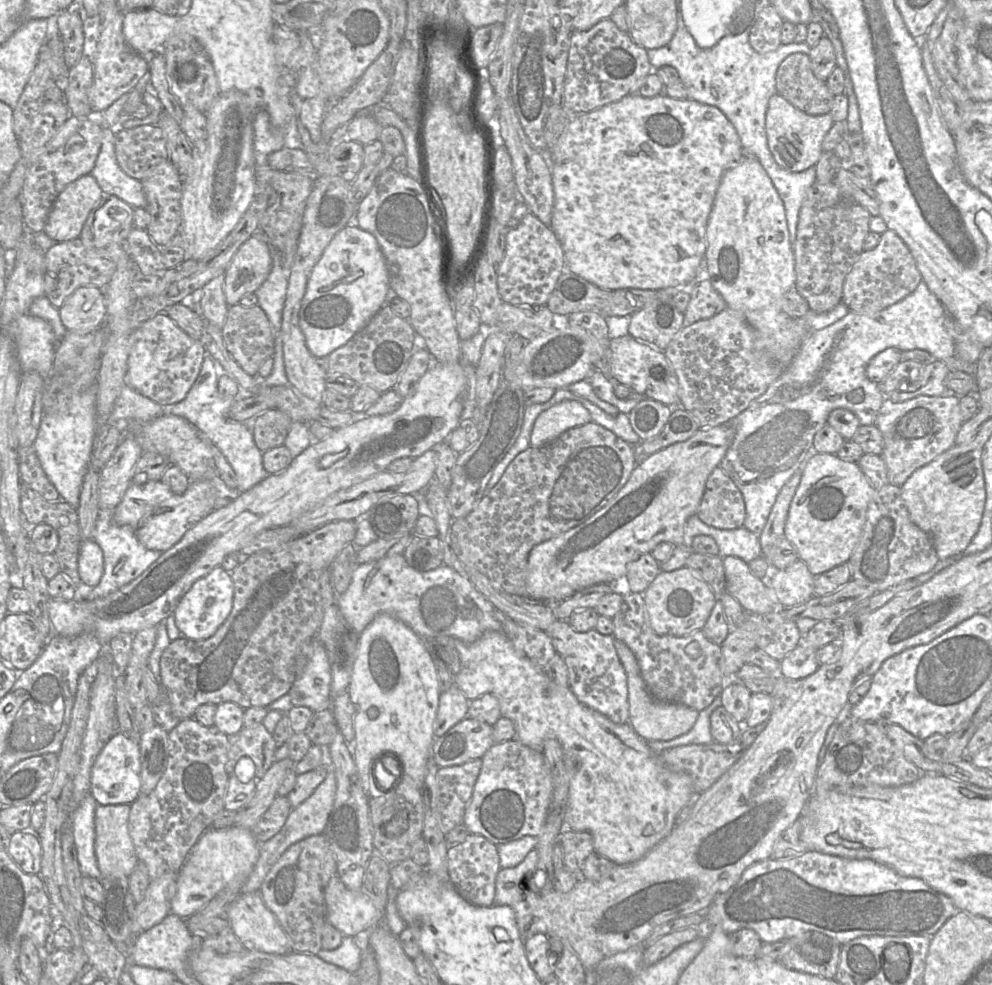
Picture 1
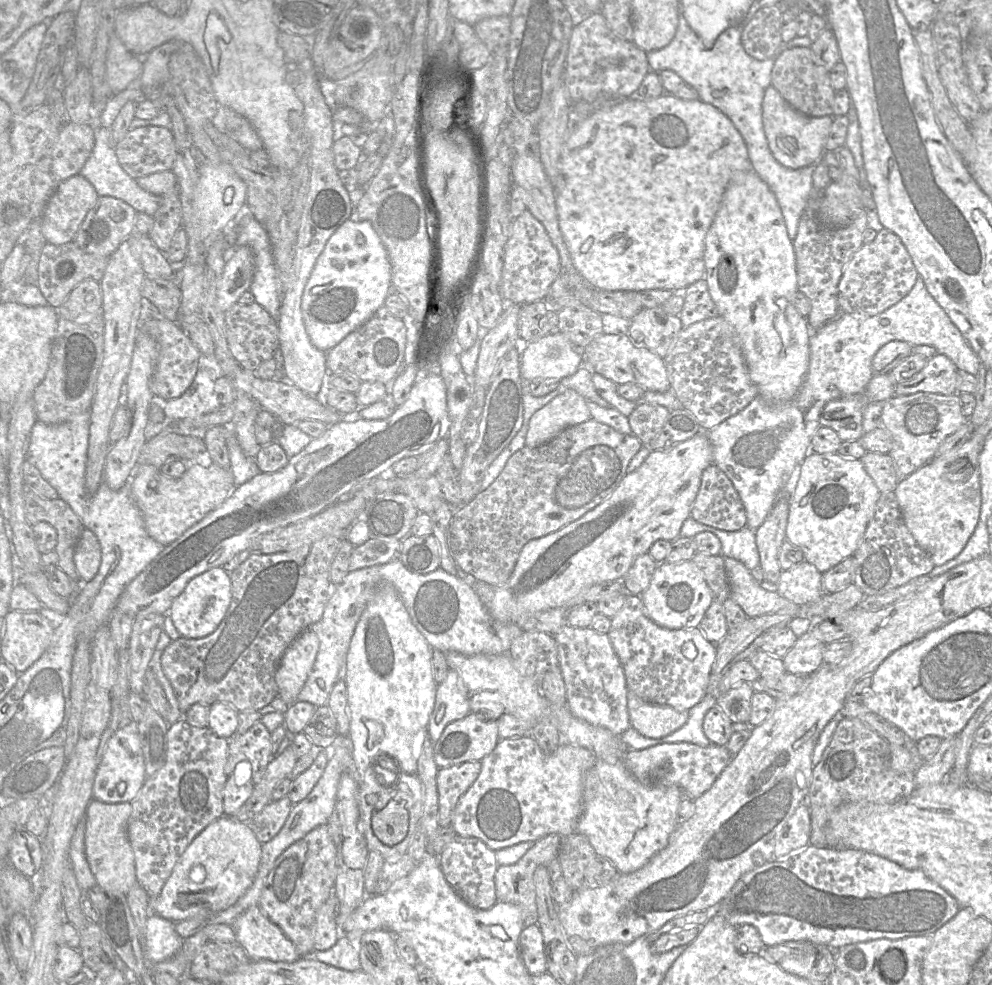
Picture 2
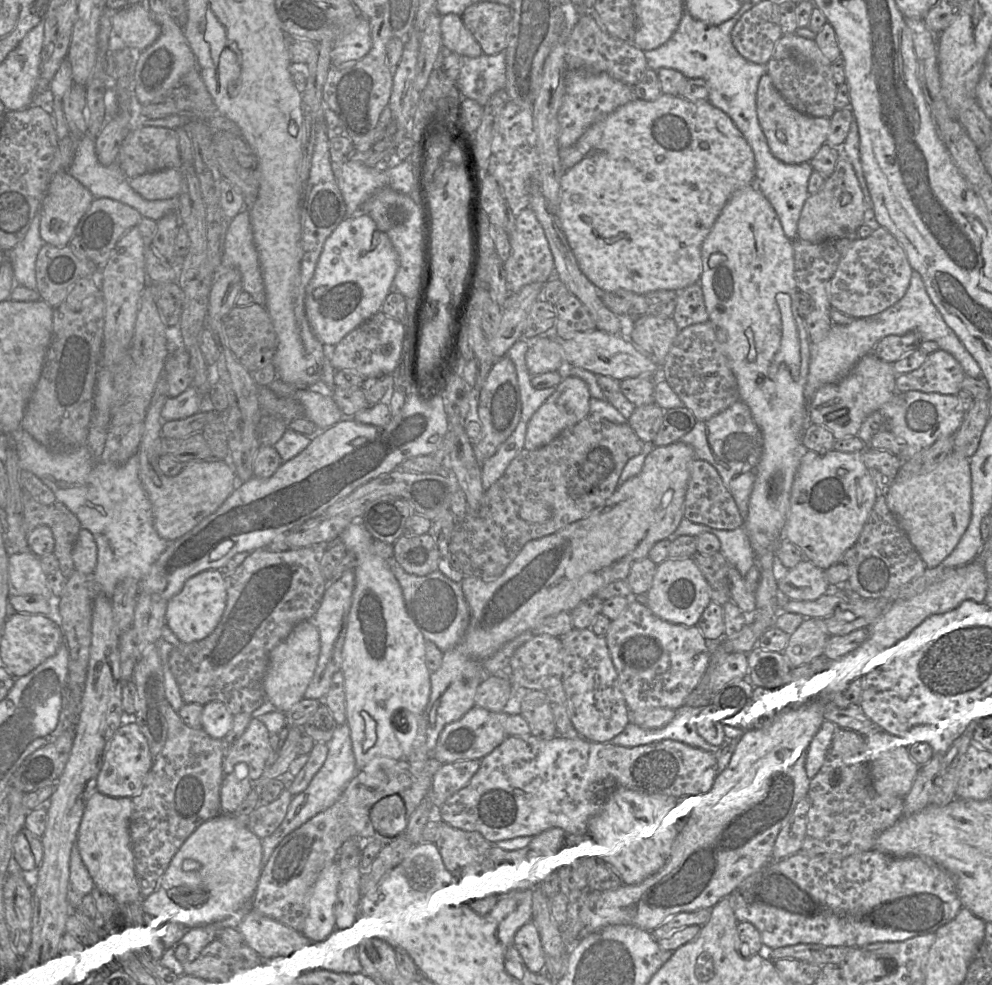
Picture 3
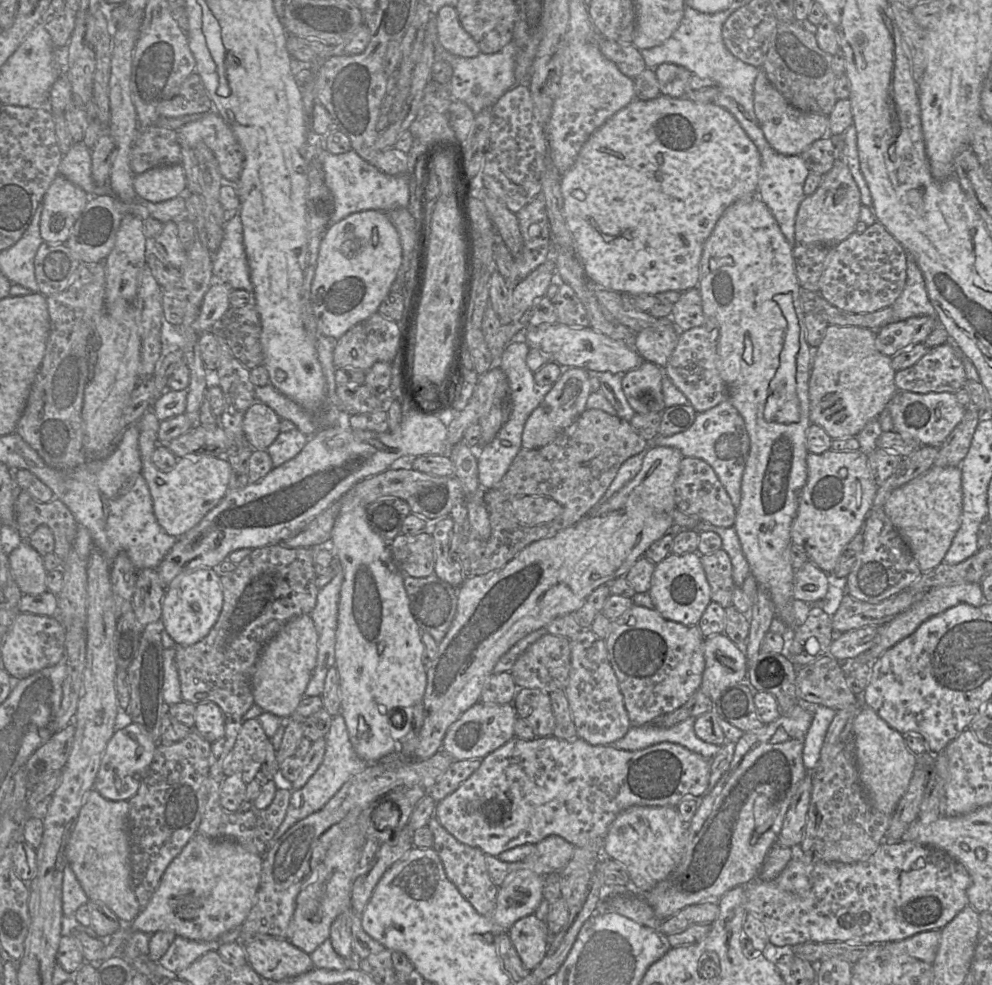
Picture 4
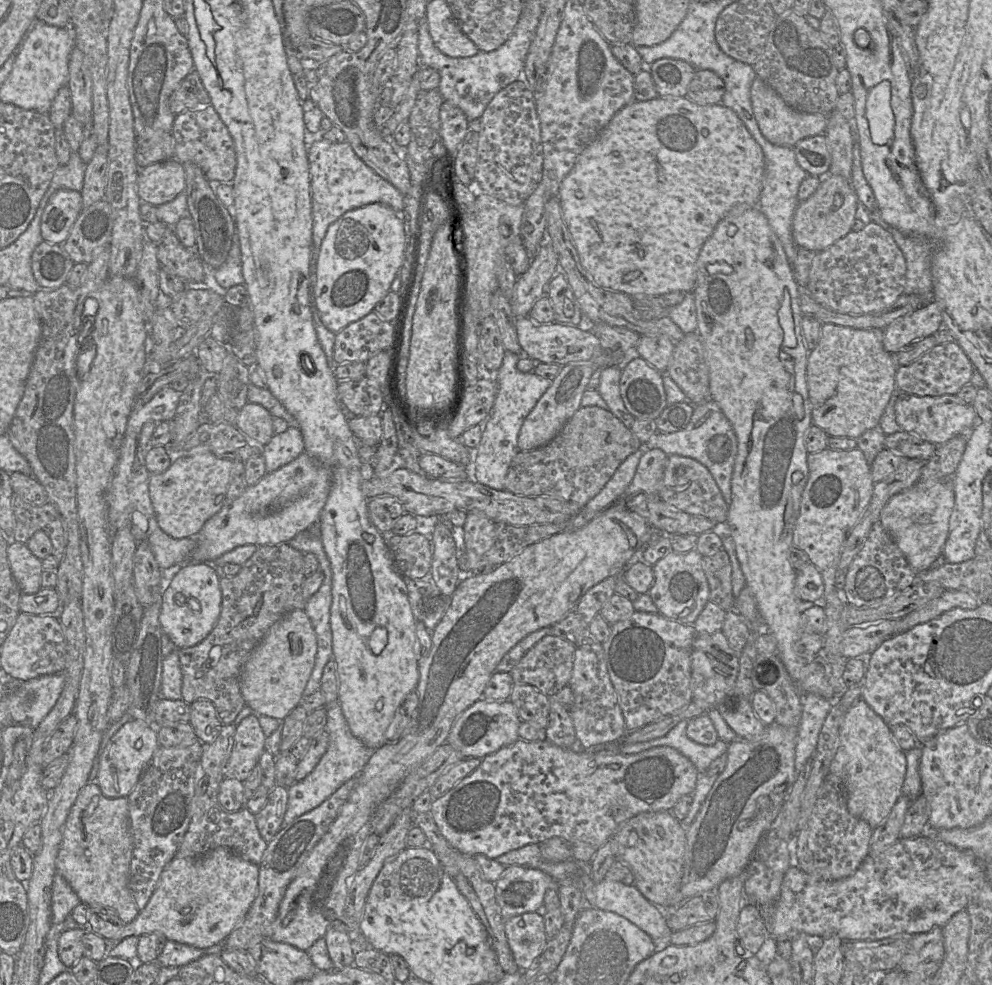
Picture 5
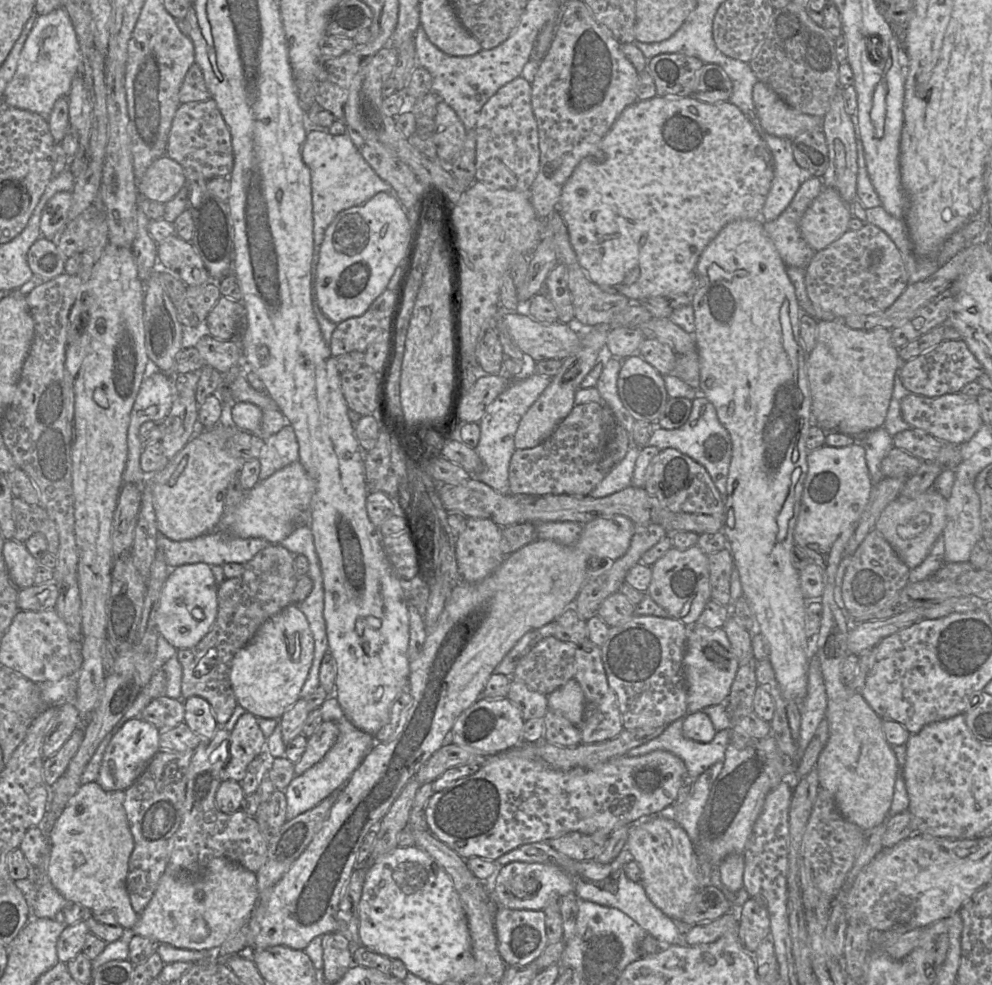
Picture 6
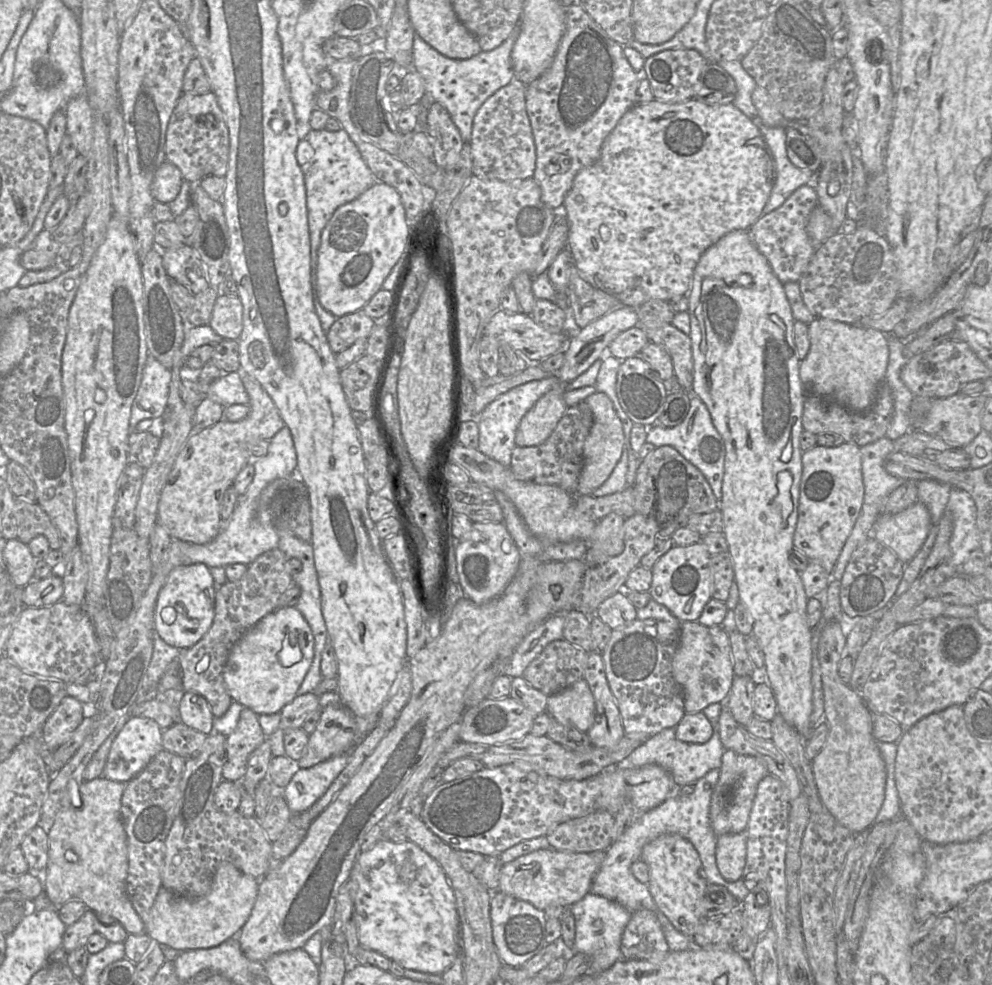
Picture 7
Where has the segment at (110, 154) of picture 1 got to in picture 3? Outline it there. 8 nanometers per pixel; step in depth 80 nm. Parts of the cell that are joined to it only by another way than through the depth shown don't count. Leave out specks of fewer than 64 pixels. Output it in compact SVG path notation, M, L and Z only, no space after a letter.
M88 132L79 138L74 158L67 169L67 172L87 188L94 198L110 198L119 201L136 209L142 217L150 218L156 222L168 213L178 213L178 196L165 200L146 200L130 186L130 179L124 174L118 162L108 166L102 165L95 151L95 139L96 137L91 136Z

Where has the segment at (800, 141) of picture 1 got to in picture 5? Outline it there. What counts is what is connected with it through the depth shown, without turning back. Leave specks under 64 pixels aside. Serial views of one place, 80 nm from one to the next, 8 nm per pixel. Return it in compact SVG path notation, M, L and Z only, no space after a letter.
M756 77L751 85L751 105L762 135L772 144L793 148L799 141L824 134L827 116L798 112L788 106L783 99L762 79Z

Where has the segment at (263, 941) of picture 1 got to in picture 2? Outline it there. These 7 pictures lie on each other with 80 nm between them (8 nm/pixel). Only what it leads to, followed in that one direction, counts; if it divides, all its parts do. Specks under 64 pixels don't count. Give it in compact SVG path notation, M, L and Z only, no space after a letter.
M259 905L252 906L239 916L233 928L236 942L252 961L292 963L301 957L293 943Z

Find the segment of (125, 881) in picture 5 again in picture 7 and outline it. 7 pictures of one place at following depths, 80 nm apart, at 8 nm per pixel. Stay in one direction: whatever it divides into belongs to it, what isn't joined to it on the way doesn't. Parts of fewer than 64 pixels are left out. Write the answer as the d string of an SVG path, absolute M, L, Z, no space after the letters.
M101 776L79 786L81 807L60 812L51 823L44 825L49 849L47 866L41 876L43 890L56 907L80 900L95 913L118 920L128 934L142 934L145 925L126 890L128 844L121 816L125 784Z

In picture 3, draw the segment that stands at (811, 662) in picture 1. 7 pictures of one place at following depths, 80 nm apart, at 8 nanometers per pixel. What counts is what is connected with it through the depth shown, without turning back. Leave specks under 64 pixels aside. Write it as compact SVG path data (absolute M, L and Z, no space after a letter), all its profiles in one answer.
M805 618L782 652L787 664L795 669L822 656L829 637L824 619Z

